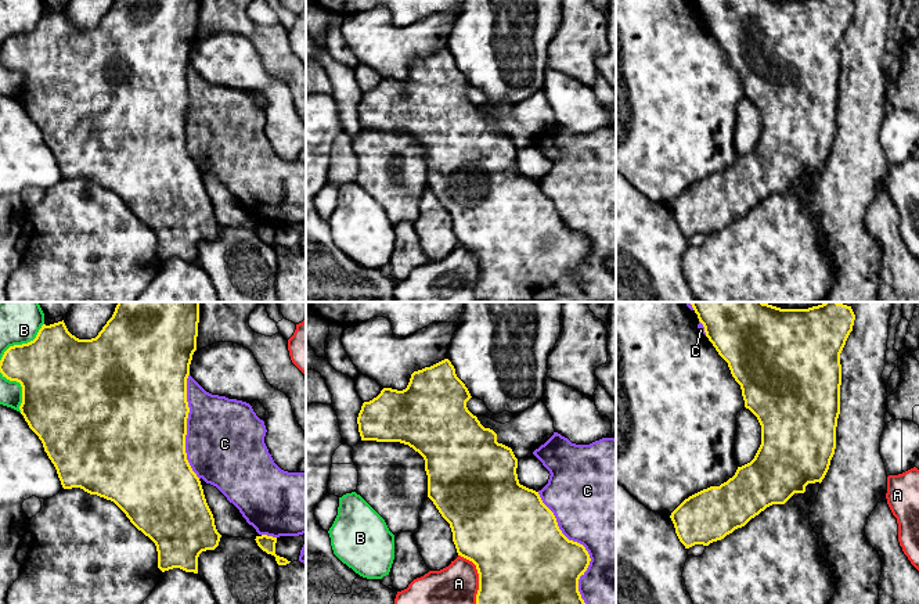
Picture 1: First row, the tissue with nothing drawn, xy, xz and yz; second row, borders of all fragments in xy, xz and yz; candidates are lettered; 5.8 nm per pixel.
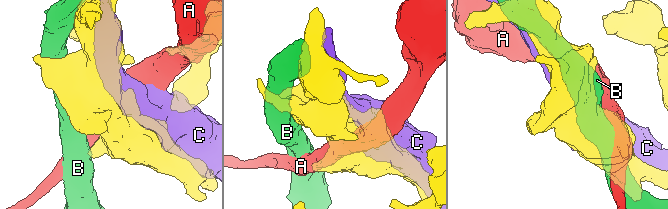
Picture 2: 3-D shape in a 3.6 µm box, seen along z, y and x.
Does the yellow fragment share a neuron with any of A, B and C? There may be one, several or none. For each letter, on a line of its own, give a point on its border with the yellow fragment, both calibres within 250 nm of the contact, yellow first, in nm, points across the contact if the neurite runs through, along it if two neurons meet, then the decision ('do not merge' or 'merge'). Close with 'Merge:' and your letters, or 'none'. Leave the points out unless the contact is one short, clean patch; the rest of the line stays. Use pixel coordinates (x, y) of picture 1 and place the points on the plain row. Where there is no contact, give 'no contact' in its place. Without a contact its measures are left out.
A: meets yellow in xz at (479, 270); 500 nm thick on the yellow side, 360 nm on the other; do not merge
B: meets yellow in xy at (22, 33); 440 nm thick on the yellow side, 200 nm on the other; do not merge
C: meets yellow in xz at (586, 240); 400 nm thick on the yellow side, 480 nm on the other; do not merge
Merge: none

